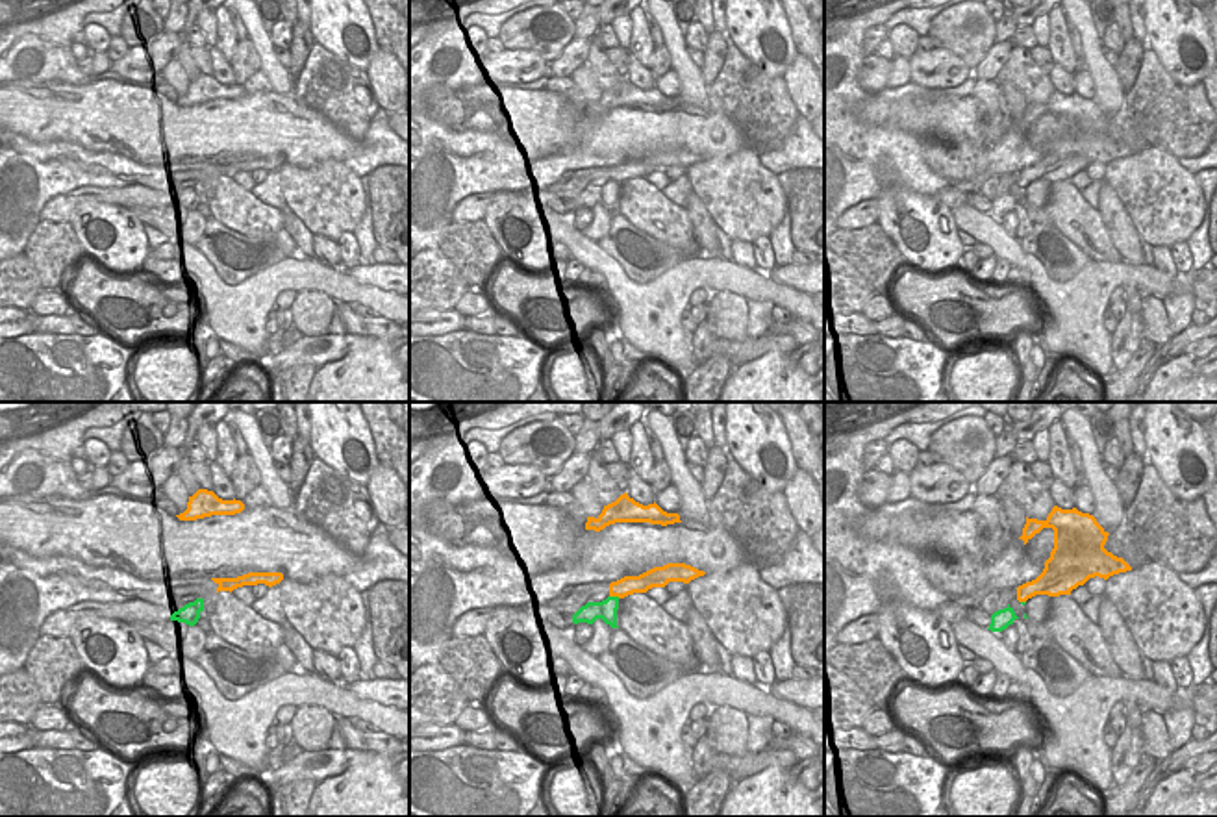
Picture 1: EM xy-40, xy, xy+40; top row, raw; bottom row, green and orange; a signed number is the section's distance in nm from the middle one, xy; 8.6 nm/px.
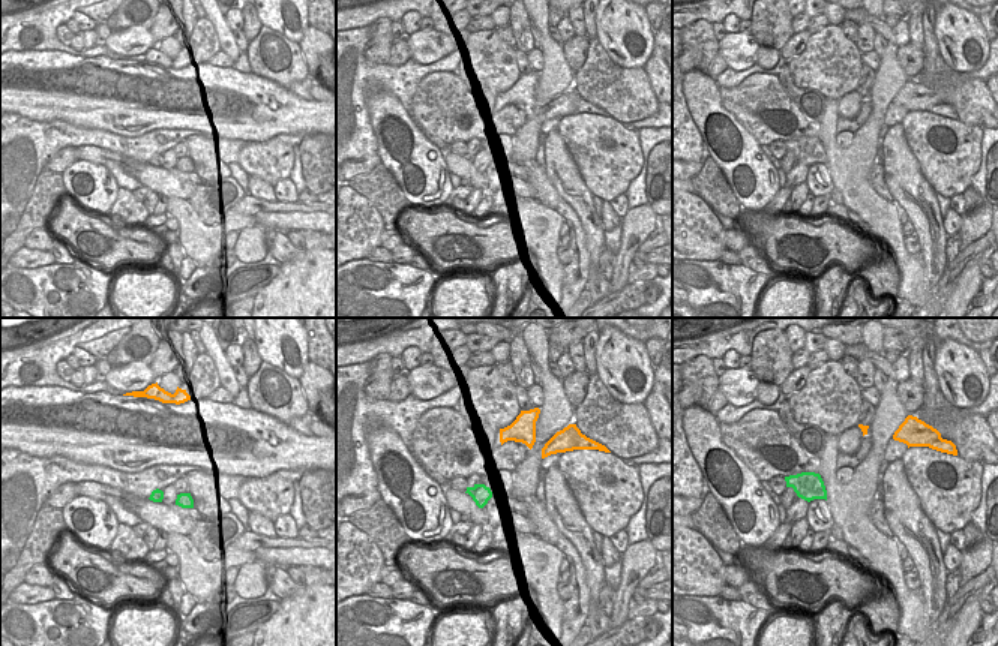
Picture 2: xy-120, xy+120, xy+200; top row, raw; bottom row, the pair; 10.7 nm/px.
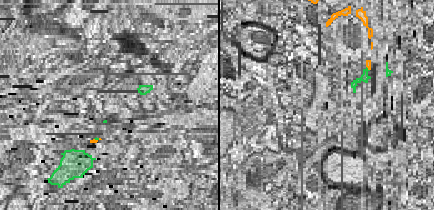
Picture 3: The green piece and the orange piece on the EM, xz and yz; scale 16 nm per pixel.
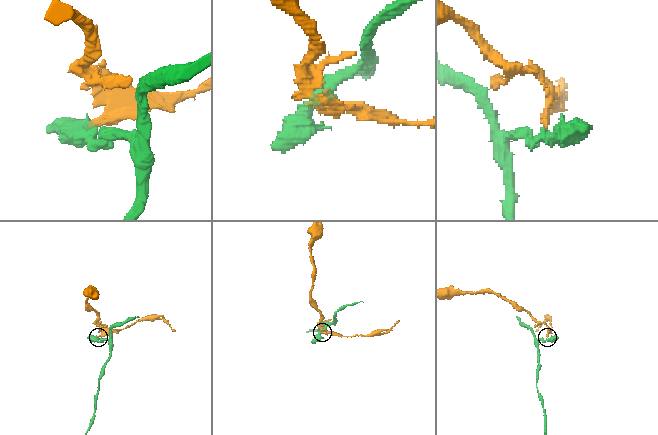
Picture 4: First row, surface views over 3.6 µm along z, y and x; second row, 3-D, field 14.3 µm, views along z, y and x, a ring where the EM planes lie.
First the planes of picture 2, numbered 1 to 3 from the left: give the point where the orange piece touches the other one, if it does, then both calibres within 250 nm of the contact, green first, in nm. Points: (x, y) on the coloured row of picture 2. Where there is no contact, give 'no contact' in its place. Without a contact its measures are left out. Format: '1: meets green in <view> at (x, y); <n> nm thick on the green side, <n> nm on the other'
1: no contact
2: no contact
3: no contact

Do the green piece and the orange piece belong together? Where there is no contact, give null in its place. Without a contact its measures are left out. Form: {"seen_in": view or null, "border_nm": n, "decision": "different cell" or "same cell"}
{"seen_in": "xy", "border_nm": 100, "decision": "different cell"}

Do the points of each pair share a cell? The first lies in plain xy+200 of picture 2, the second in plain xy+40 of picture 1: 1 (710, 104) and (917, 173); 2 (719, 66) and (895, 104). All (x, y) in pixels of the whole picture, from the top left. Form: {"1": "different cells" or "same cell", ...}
{"1": "different cells", "2": "different cells"}

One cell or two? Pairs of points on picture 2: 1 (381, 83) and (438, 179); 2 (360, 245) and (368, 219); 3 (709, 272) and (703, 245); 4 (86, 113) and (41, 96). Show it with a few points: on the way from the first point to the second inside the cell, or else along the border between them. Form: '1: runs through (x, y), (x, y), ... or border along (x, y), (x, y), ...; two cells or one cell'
1: border along (366, 90), (383, 90), (392, 95), (410, 120); two cells
2: runs through (360, 239), (362, 225); one cell
3: border along (688, 258), (719, 260); two cells
4: runs through (75, 102), (69, 96), (51, 96); one cell

